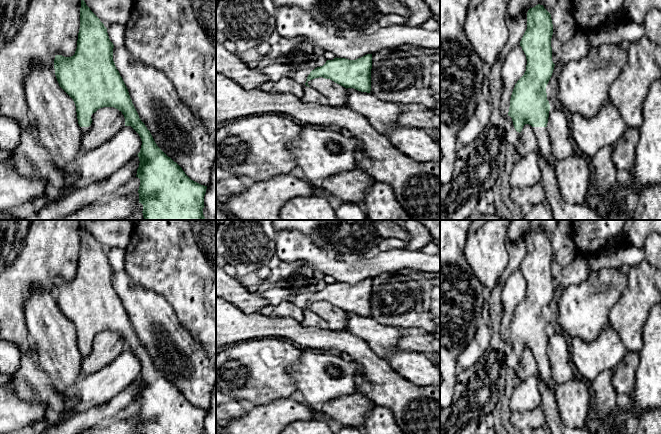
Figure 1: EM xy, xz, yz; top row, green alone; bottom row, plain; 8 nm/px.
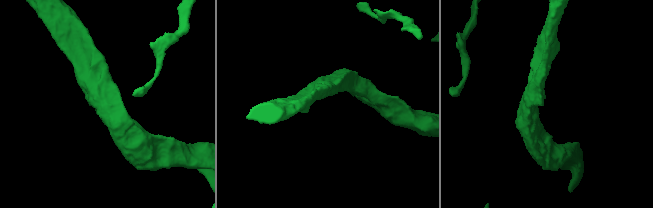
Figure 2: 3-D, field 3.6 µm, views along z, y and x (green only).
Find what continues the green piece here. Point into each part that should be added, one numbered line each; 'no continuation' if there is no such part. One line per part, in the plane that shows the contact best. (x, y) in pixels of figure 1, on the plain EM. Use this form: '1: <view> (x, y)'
1: yz (545, 370)

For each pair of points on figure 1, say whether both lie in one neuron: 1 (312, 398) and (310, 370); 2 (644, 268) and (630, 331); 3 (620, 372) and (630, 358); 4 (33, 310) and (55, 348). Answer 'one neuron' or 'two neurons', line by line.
1: one neuron
2: one neuron
3: one neuron
4: one neuron

